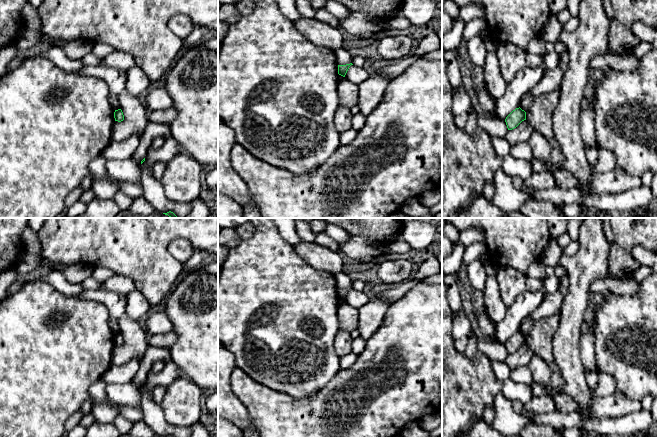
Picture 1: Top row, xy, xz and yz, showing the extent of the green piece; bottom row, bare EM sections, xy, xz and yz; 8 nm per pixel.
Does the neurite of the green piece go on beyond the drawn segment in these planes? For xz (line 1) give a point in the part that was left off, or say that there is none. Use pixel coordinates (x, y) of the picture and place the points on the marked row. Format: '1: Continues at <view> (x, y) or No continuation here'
1: No continuation here

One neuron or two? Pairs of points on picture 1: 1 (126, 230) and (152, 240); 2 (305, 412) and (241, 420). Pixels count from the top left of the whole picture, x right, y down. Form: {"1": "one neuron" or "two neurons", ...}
{"1": "one neuron", "2": "two neurons"}

